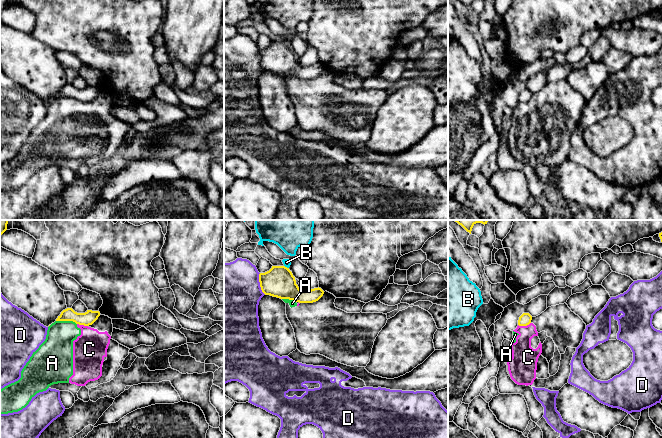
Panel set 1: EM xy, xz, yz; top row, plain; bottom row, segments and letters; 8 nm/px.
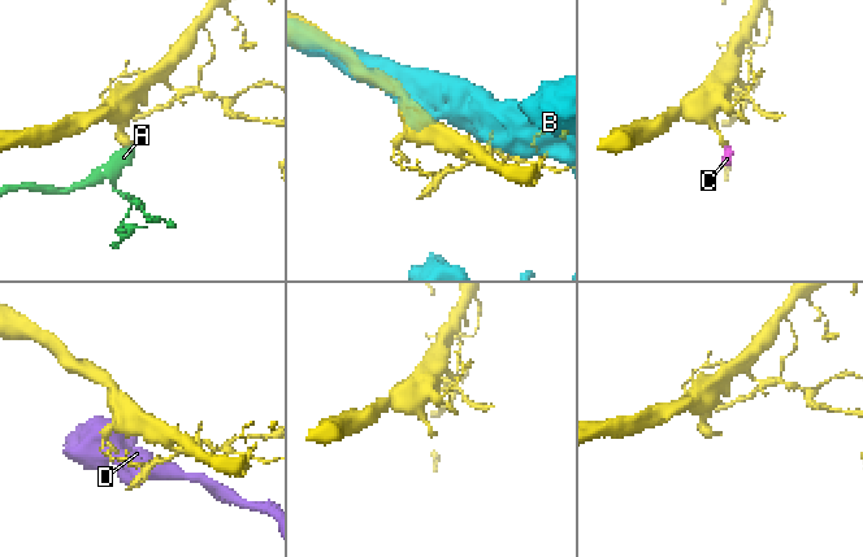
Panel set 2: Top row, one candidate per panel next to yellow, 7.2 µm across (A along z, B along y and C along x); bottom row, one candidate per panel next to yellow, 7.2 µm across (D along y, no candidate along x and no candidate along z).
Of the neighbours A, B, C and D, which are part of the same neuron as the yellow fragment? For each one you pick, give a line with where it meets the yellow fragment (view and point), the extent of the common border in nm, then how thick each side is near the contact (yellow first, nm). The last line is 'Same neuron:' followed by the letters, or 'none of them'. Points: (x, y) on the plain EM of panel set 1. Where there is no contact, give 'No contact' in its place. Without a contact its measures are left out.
Same neuron: none of them

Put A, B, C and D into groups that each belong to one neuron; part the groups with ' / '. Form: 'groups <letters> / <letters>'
groups A C / B / D

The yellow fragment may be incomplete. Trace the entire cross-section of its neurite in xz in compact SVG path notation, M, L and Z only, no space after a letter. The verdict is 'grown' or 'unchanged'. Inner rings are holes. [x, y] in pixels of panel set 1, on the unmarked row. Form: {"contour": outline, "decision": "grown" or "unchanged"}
{"contour": "M272 42L269 47L260 49L259 58L265 71L295 76L299 79L316 78L324 70L319 63L308 67L300 66L292 48L285 42Z", "decision": "unchanged"}

